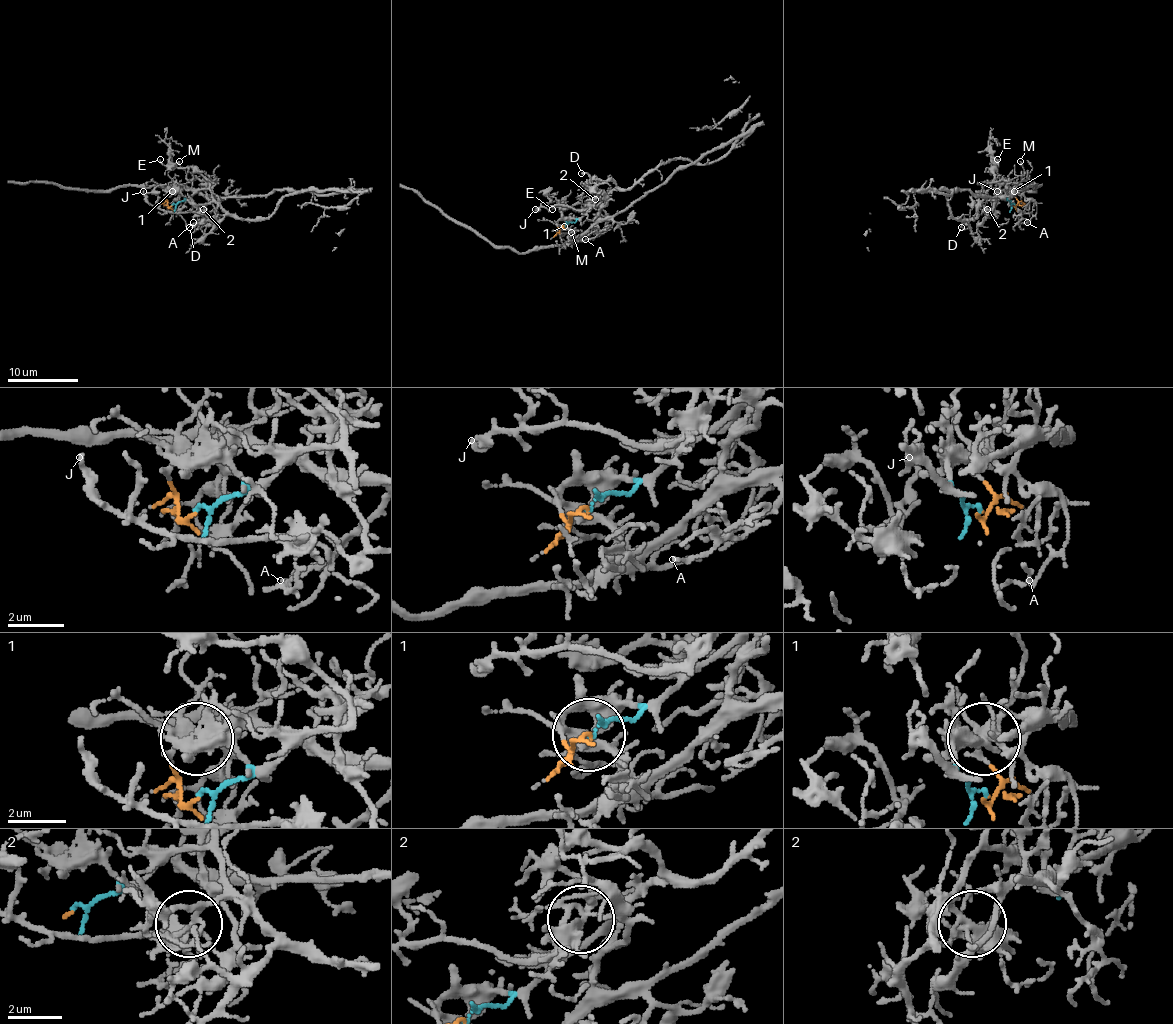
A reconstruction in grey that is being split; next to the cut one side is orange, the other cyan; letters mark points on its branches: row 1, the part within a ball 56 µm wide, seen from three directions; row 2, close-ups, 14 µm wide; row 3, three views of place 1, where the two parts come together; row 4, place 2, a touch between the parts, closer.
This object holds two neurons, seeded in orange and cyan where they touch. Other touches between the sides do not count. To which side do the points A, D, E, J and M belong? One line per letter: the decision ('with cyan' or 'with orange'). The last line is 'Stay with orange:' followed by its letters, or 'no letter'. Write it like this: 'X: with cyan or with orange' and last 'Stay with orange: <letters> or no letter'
A: with orange
D: with cyan
E: with cyan
J: with cyan
M: with orange
Stay with orange: A, M

